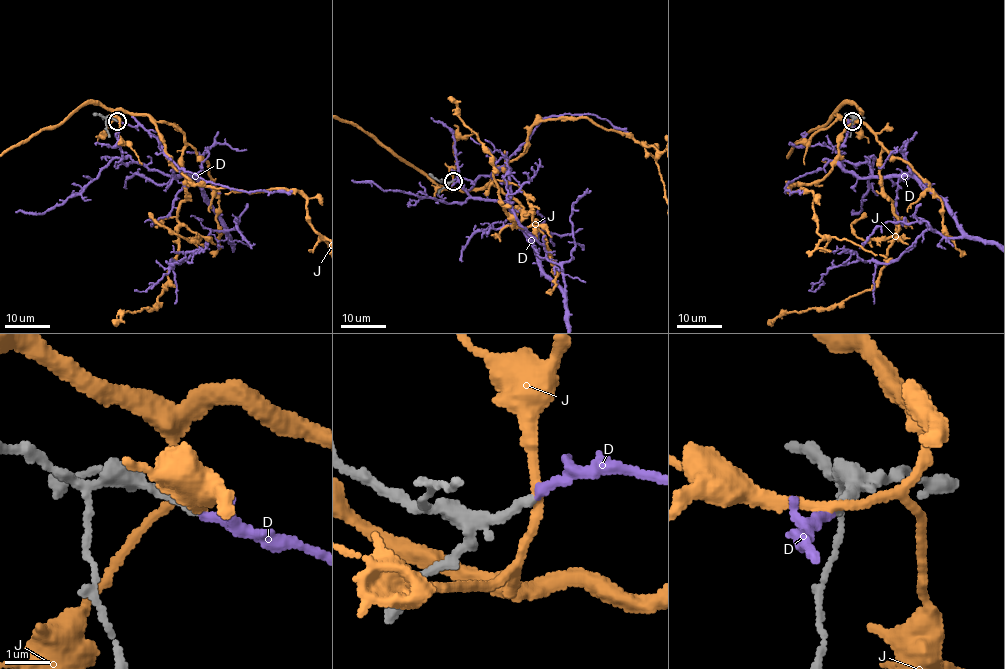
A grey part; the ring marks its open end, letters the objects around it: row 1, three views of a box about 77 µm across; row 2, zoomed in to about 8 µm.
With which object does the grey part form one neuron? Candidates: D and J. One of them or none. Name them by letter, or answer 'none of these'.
D

